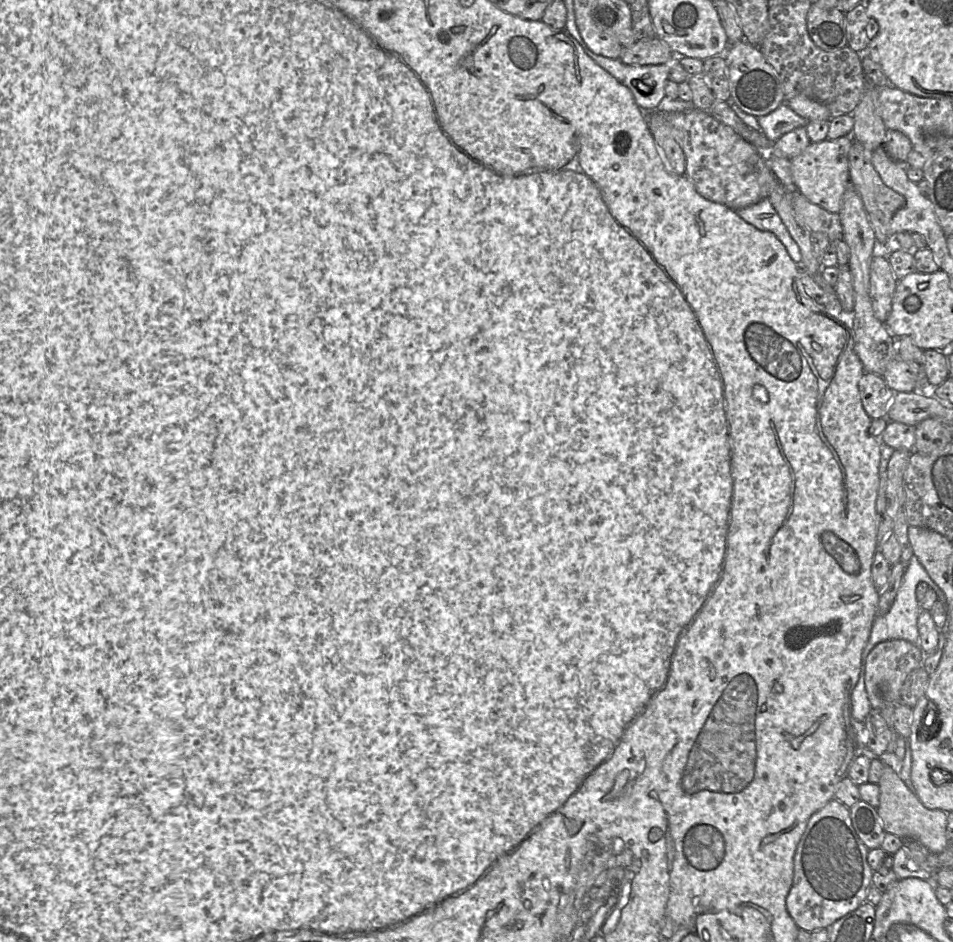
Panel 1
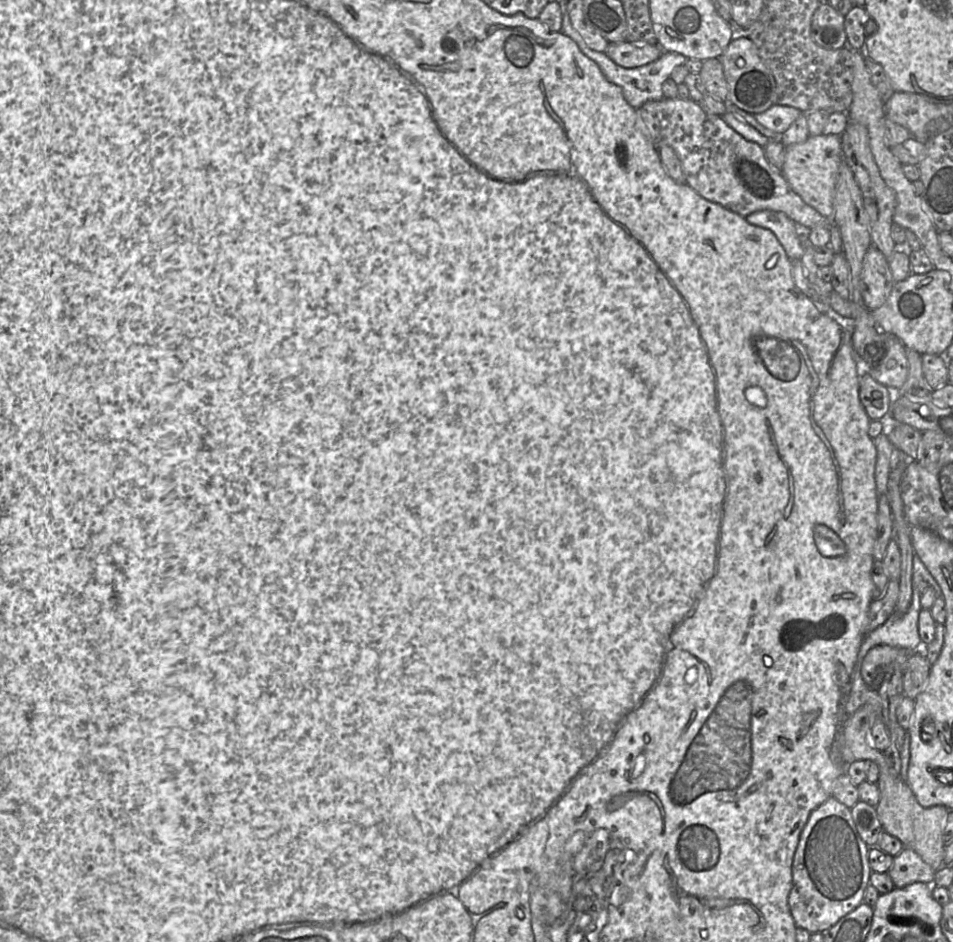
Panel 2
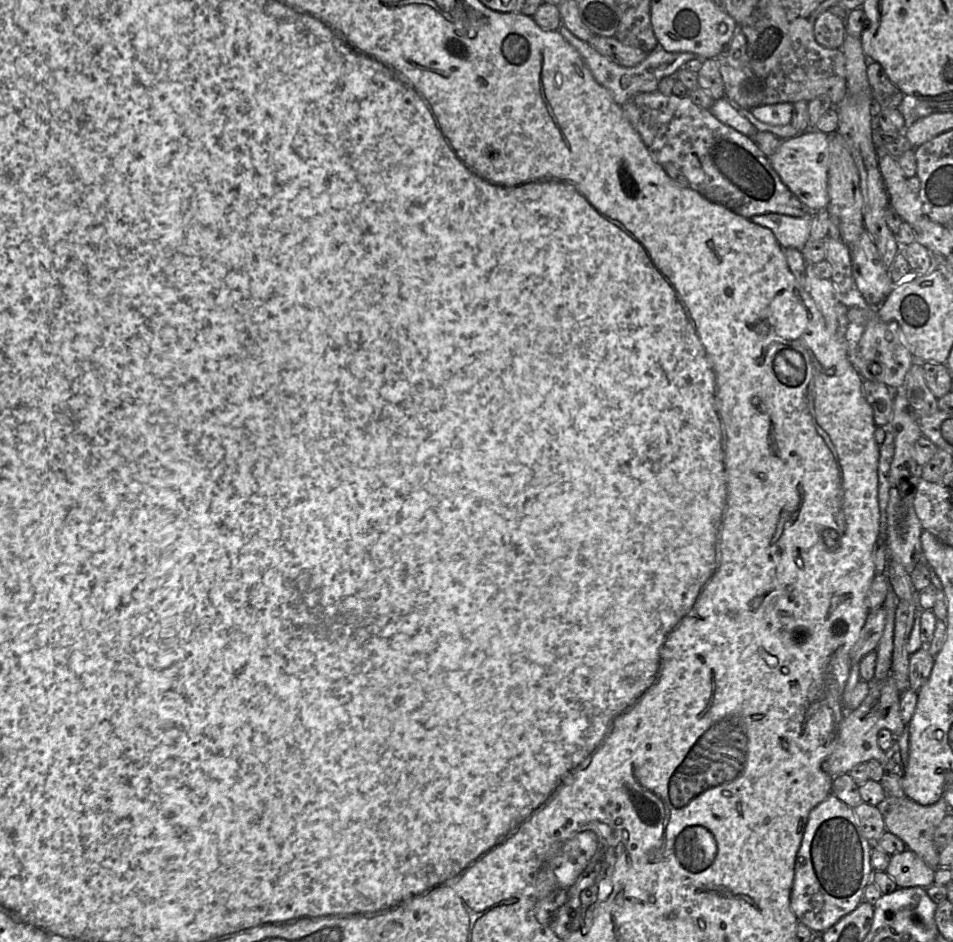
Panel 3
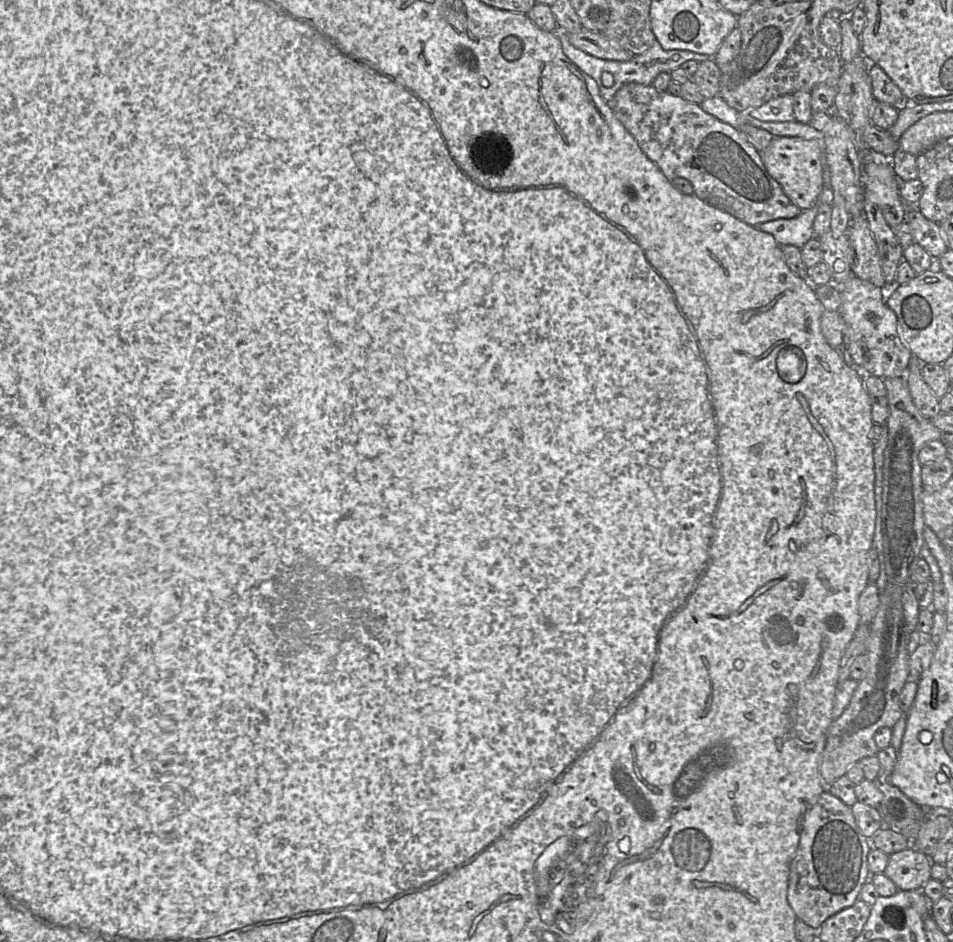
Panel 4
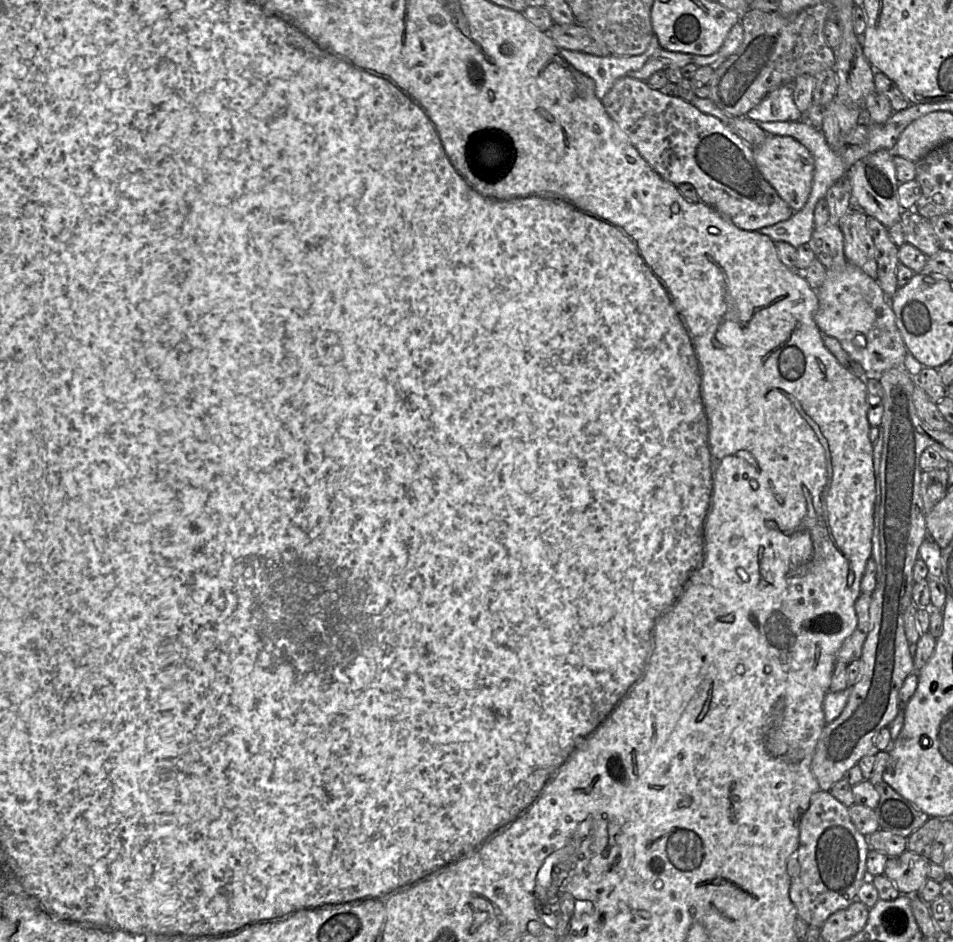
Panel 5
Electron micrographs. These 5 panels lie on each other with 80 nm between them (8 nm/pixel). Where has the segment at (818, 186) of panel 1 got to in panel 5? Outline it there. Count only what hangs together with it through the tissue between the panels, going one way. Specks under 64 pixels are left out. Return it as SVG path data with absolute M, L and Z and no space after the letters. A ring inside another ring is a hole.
M769 135L762 144L753 148L753 153L764 179L794 212L801 210L809 198L813 183L815 162L810 151L793 137Z

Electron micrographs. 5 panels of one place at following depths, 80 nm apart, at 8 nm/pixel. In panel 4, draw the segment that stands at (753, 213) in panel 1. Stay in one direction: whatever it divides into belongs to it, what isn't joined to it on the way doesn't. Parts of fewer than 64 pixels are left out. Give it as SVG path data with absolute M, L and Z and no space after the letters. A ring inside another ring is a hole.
M825 167L825 190L819 202L810 209L803 210L794 218L779 218L759 224L758 229L771 234L779 245L793 245L801 249L814 237L814 219L819 203L831 203L832 189L829 186L829 171Z

